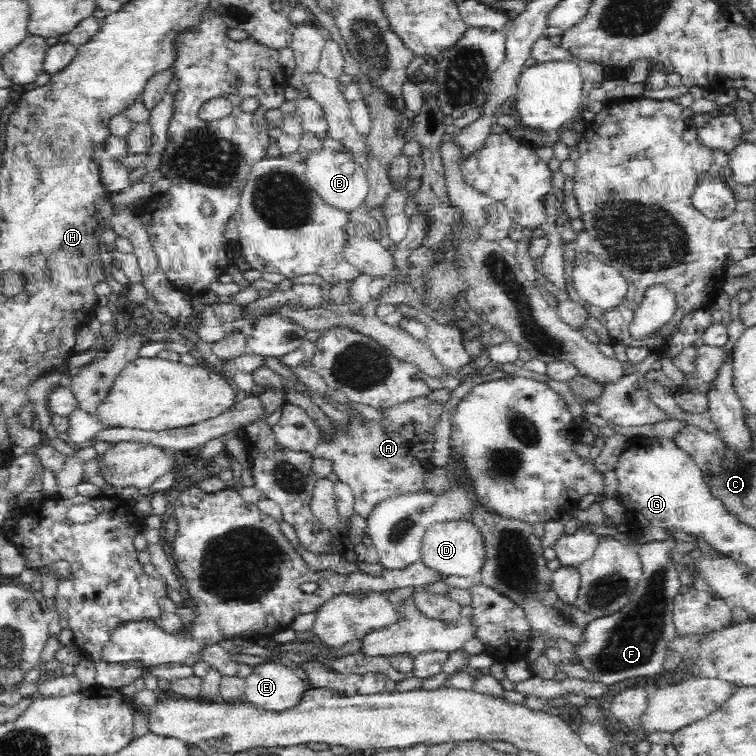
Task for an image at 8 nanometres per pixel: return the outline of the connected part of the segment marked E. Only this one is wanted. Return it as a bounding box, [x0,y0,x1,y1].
[244,662,307,713]

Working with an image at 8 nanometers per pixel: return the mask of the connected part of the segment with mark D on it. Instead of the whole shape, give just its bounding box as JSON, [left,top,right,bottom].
[420,520,486,578]

